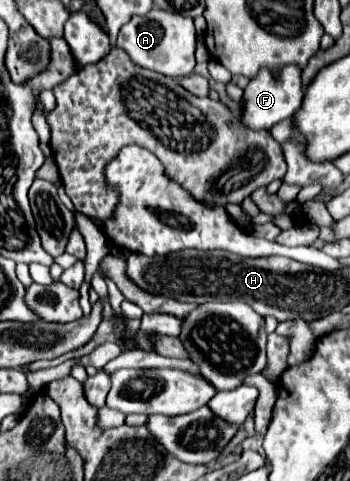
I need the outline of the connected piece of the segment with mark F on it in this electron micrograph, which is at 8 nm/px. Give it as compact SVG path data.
M285 66L285 70L281 70L279 80L269 76L269 70L261 70L261 74L257 74L257 78L253 78L243 92L241 124L255 130L255 132L257 130L271 130L277 122L281 122L283 118L291 118L299 110L301 90L303 90L301 70L297 70L297 66Z

